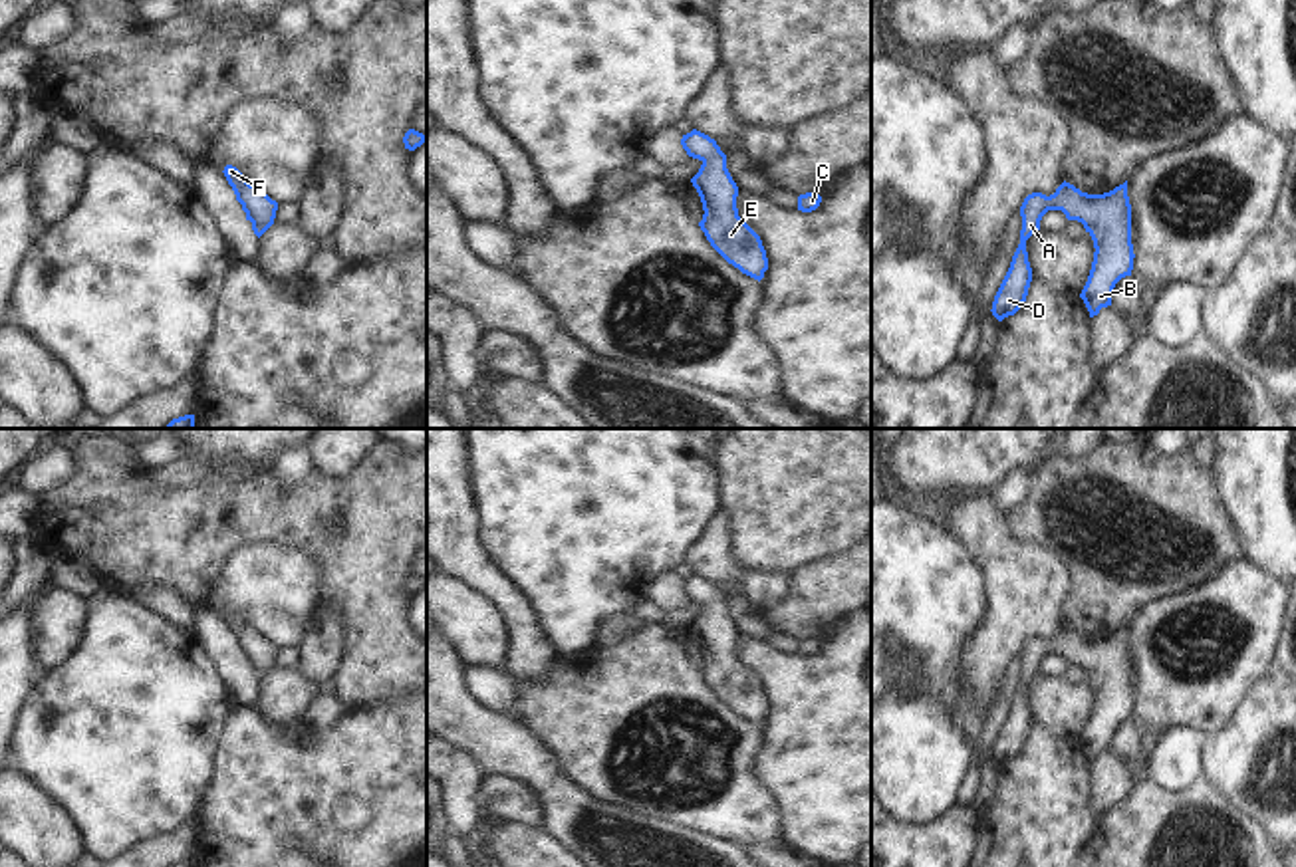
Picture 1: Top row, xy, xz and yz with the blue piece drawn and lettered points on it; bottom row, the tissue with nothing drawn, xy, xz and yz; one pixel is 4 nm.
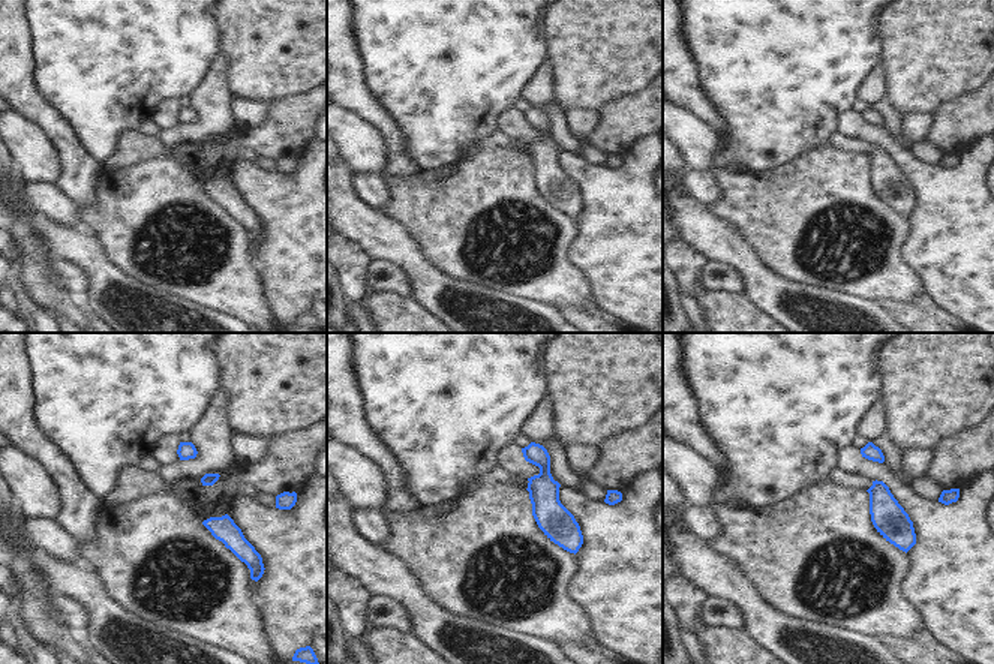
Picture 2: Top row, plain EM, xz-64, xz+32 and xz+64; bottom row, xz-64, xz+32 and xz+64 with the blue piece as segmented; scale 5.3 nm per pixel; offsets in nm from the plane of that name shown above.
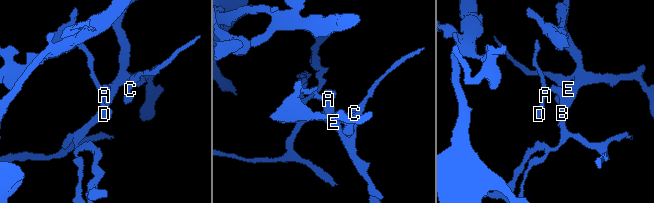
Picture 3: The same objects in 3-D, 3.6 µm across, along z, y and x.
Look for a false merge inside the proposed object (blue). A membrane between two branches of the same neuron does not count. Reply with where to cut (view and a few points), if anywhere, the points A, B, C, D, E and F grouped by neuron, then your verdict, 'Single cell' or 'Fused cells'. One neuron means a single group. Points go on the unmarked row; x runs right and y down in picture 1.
No split. Groups: A B C D E F. Single cell.

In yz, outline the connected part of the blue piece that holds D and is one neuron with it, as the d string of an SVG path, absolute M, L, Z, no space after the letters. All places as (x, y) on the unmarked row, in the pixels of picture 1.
M1064 625L1054 639L1032 637L1020 651L1020 688L990 754L998 766L1014 760L1026 746L1032 726L1026 684L1040 675L1040 665L1048 655L1062 655L1068 665L1082 667L1094 684L1092 714L1080 738L1090 762L1098 760L1102 752L1111 750L1115 728L1131 720L1135 698L1127 625L1103 639L1082 637Z

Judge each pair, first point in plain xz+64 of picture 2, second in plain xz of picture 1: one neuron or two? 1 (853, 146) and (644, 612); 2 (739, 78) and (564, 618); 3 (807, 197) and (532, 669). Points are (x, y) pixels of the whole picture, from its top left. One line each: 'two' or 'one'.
1: one
2: one
3: two

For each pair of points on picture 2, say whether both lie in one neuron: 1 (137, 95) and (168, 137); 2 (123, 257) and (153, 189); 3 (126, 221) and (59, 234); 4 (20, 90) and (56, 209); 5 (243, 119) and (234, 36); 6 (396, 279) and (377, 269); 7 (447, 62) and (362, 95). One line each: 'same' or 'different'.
1: different
2: same
3: different
4: different
5: different
6: same
7: different

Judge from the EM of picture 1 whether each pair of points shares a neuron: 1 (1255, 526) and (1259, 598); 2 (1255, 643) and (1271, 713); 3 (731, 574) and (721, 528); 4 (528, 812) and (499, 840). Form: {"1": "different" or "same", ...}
{"1": "different", "2": "different", "3": "same", "4": "different"}

